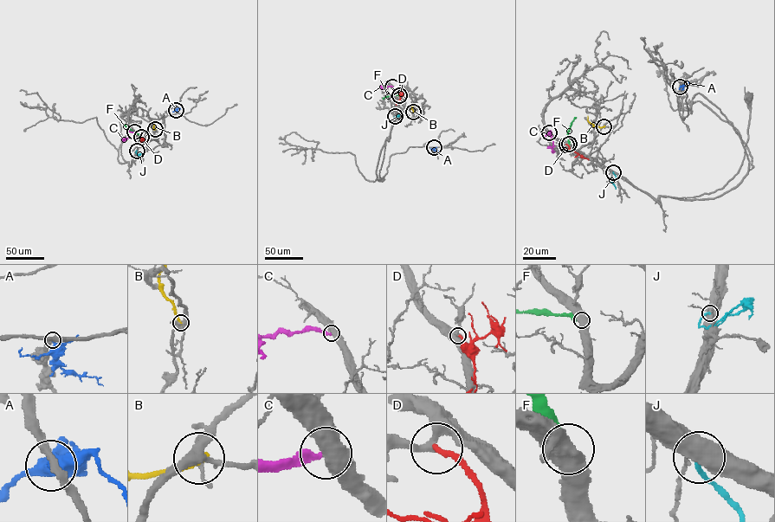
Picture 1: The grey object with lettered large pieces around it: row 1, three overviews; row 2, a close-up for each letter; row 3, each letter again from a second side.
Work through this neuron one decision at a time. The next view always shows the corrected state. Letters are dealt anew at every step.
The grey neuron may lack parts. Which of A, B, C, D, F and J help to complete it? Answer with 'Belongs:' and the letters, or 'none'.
Belongs: none

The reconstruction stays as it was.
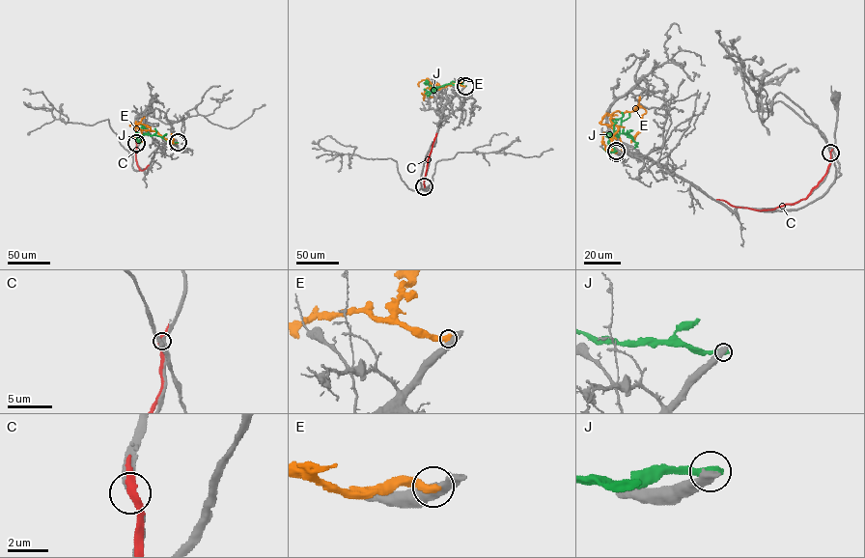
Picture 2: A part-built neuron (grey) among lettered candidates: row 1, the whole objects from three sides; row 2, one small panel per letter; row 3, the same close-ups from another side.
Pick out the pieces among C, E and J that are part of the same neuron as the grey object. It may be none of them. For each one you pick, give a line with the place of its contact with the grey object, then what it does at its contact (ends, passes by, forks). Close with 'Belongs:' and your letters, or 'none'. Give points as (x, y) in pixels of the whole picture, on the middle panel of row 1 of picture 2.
Belongs: none

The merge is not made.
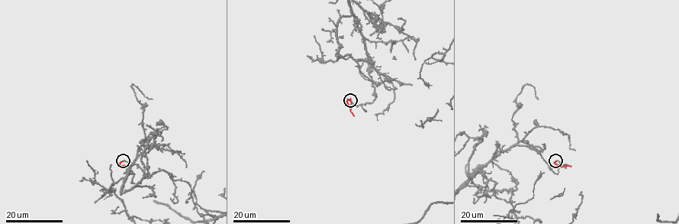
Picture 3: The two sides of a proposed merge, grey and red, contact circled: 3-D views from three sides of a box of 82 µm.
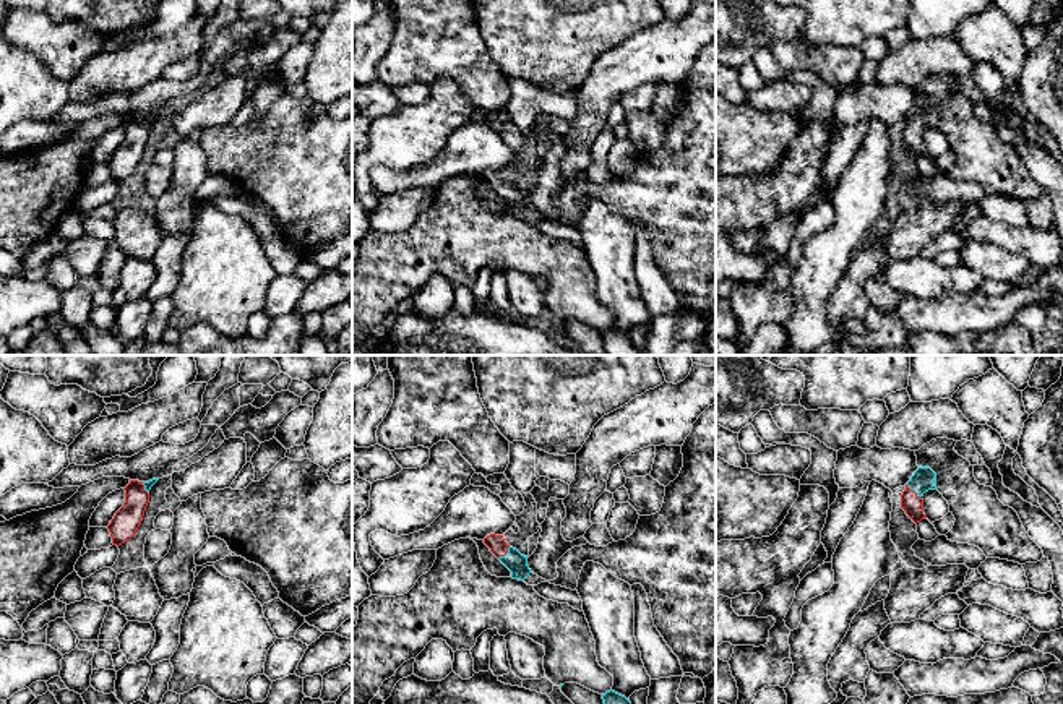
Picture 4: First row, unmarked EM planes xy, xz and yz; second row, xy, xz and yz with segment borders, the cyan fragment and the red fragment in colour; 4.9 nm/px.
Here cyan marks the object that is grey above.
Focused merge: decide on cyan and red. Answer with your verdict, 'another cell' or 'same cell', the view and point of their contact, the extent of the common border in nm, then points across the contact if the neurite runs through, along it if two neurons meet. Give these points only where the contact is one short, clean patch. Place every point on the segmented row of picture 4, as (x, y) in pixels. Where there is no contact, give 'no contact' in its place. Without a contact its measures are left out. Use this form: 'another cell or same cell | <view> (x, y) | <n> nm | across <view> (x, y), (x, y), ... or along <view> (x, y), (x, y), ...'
same cell | yz (914, 490) | 100 nm | across yz (924, 479), (914, 490), (911, 503)

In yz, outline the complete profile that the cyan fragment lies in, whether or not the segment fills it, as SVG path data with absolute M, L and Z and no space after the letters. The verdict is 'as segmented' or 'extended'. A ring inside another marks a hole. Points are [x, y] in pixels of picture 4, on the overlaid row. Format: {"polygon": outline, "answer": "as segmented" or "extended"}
{"polygon": "M919 467L901 495L901 508L917 524L925 519L923 493L936 488L936 474L930 467Z", "answer": "extended"}

